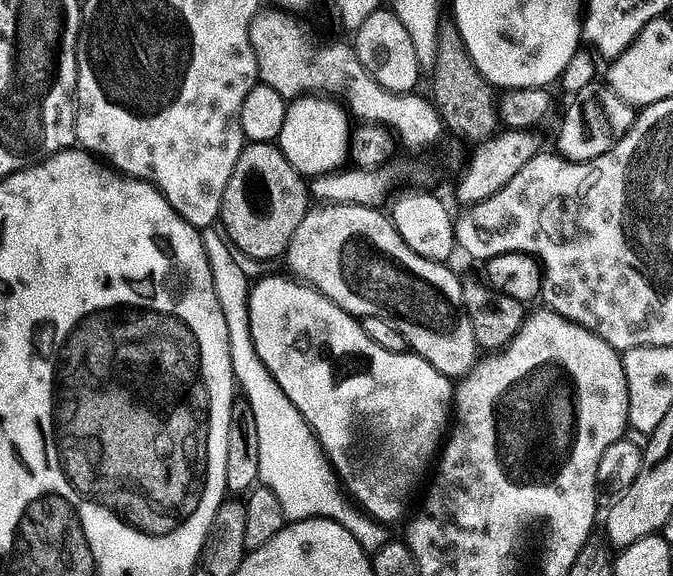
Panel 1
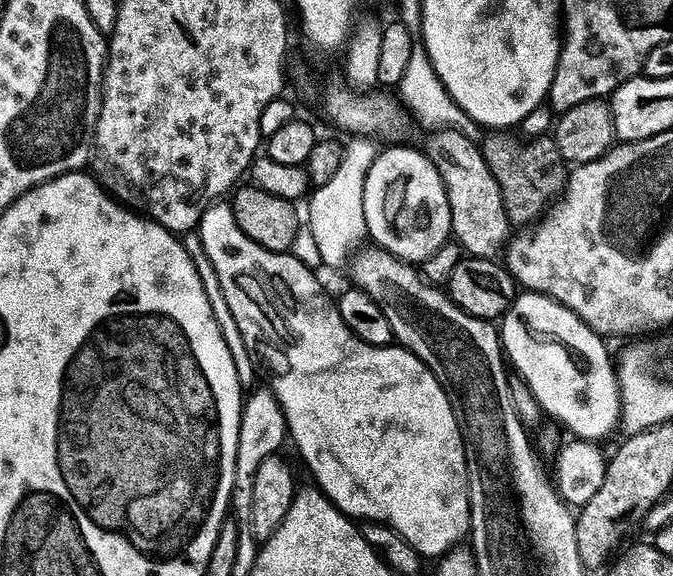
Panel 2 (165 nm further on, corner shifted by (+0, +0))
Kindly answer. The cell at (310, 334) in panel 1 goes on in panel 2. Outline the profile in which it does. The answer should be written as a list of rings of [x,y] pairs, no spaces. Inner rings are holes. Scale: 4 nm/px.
[[[217,202],[203,209],[198,229],[199,236],[200,244],[204,247],[202,255],[210,258],[210,262],[214,262],[214,270],[218,273],[218,282],[222,282],[222,294],[226,294],[226,303],[230,306],[230,314],[234,314],[234,322],[238,322],[238,331],[242,333],[242,342],[246,342],[248,353],[259,361],[262,368],[262,363],[264,363],[265,370],[272,375],[270,387],[284,411],[291,443],[296,443],[296,448],[300,451],[305,466],[312,471],[312,476],[317,481],[312,480],[318,485],[320,491],[347,517],[355,518],[360,522],[383,524],[393,528],[397,535],[401,536],[425,559],[441,559],[462,541],[465,541],[472,529],[467,450],[460,424],[456,420],[454,406],[451,404],[439,378],[414,353],[408,352],[404,347],[380,347],[358,339],[354,330],[350,330],[350,326],[346,326],[346,322],[342,322],[339,307],[334,303],[334,300],[331,300],[324,293],[319,278],[298,257],[294,256],[295,254],[271,252],[247,237],[235,220],[235,210],[231,203]]]

